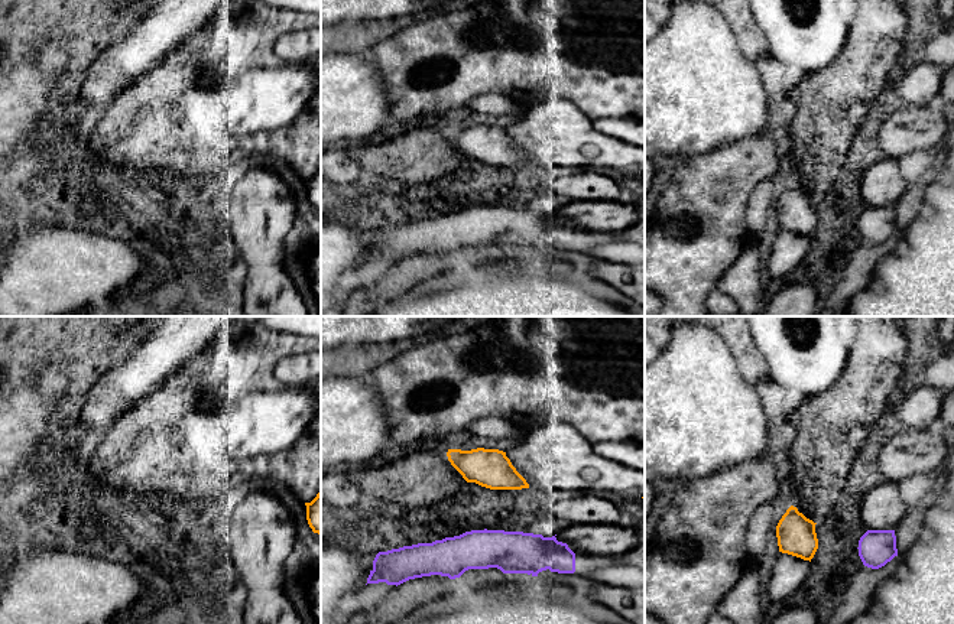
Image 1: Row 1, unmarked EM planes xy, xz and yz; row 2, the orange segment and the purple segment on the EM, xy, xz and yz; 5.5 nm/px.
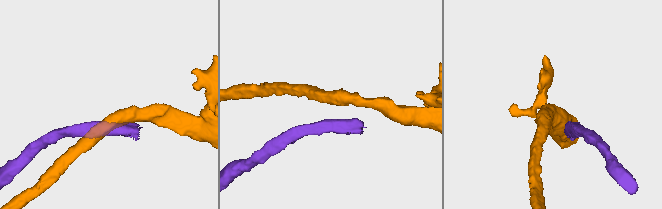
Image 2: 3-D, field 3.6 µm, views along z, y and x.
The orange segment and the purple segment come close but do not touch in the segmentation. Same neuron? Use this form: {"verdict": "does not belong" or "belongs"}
{"verdict": "does not belong"}

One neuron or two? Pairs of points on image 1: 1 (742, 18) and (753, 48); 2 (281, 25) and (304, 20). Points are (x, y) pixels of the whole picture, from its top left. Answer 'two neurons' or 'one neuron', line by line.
1: one neuron
2: one neuron

